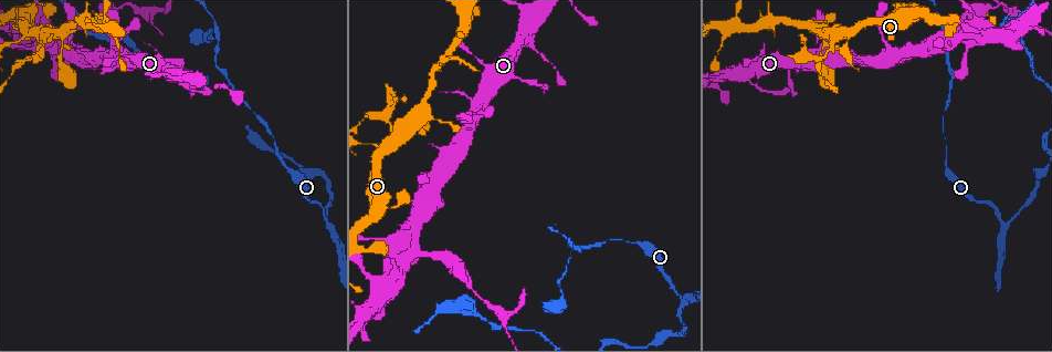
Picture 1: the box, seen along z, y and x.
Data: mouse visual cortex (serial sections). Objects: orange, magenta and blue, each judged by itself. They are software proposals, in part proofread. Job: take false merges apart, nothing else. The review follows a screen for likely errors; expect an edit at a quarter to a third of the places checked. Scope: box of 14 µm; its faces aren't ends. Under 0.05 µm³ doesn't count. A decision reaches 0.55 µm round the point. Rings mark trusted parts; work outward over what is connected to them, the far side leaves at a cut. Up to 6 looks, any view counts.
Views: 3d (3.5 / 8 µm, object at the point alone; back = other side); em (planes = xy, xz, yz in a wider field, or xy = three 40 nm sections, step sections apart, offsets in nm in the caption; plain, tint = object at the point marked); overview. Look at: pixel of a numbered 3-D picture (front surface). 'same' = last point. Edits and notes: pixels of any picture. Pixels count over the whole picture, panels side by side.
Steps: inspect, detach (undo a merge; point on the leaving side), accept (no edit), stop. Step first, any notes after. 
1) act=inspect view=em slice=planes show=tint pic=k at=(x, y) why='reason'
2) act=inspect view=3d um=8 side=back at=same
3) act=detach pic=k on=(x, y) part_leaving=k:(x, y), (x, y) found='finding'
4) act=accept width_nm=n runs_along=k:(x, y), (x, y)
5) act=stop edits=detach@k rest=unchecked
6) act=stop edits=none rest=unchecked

act=inspect view=3d um=8 pic=1 at=(1004, 223)

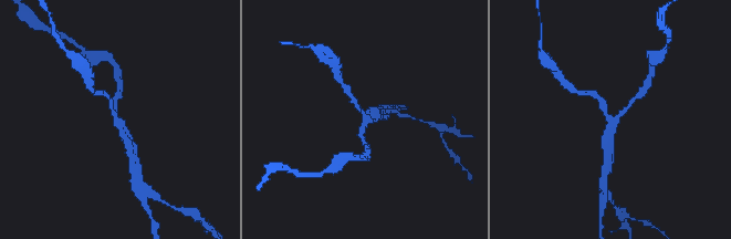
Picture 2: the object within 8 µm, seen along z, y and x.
act=inspect view=3d um=3.5 pic=2 at=(119, 123) why='closer look'

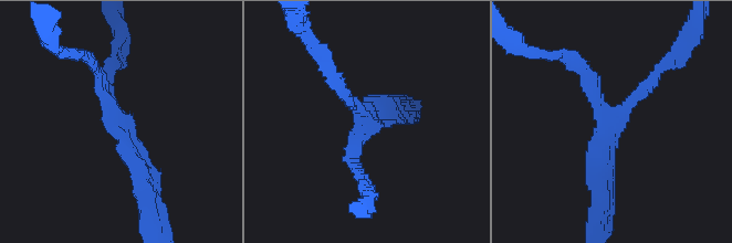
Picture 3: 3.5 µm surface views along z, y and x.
act=inspect view=em slice=xy step=3 show=tint pic=3 at=(614, 118) arms=3 arm_widths_nm=200,200,250

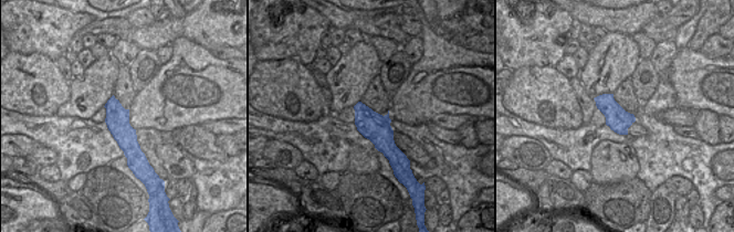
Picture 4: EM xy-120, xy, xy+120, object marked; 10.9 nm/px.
act=detach pic=3 on=(357, 151) part_leaving=3:(364, 120), (349, 160), (367, 193) found='a second cell is stuck on'

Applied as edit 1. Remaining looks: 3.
act=inspect view=3d um=3.5 pic=1 at=(572, 245)

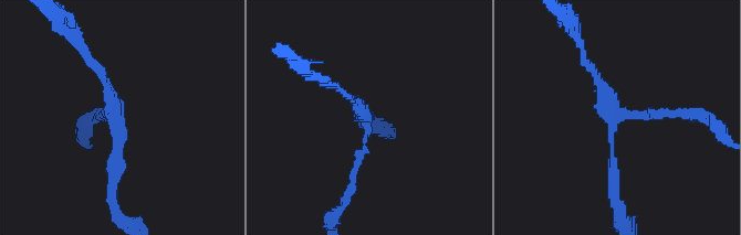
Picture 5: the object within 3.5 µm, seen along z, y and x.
act=accept arm_widths_nm=150,150,200 runs_along=5:(614, 195), (611, 128), (619, 114), (681, 110) found='continuous, no second cell'

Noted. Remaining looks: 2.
act=inspect view=3d um=3.5 pic=1 at=(824, 56) why='two arms in line, one across'

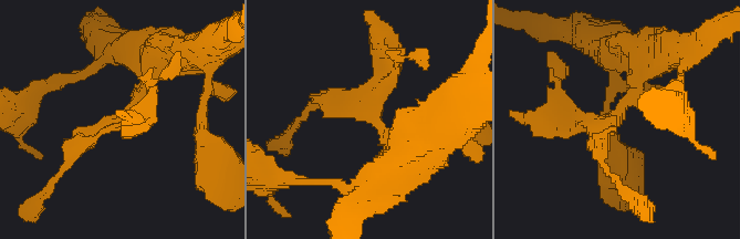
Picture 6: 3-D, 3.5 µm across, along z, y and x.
act=inspect view=em slice=planes show=tint pic=6 at=(371, 117) arms=3 arm_widths_nm=200,200,250

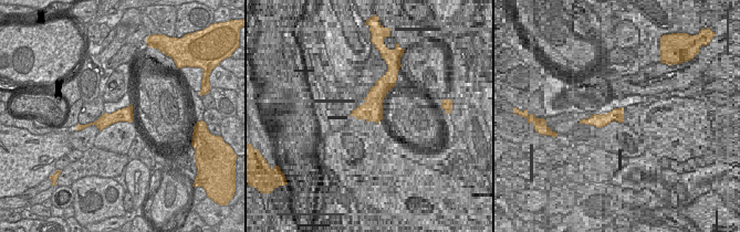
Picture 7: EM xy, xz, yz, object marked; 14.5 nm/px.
act=detach pic=6 on=(382, 96) part_leaving=6:(633, 100), (607, 121), (548, 117) found='a second cell is stuck on'

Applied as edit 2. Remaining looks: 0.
act=stop edits=detach@3,detach@6 rest=unchecked

